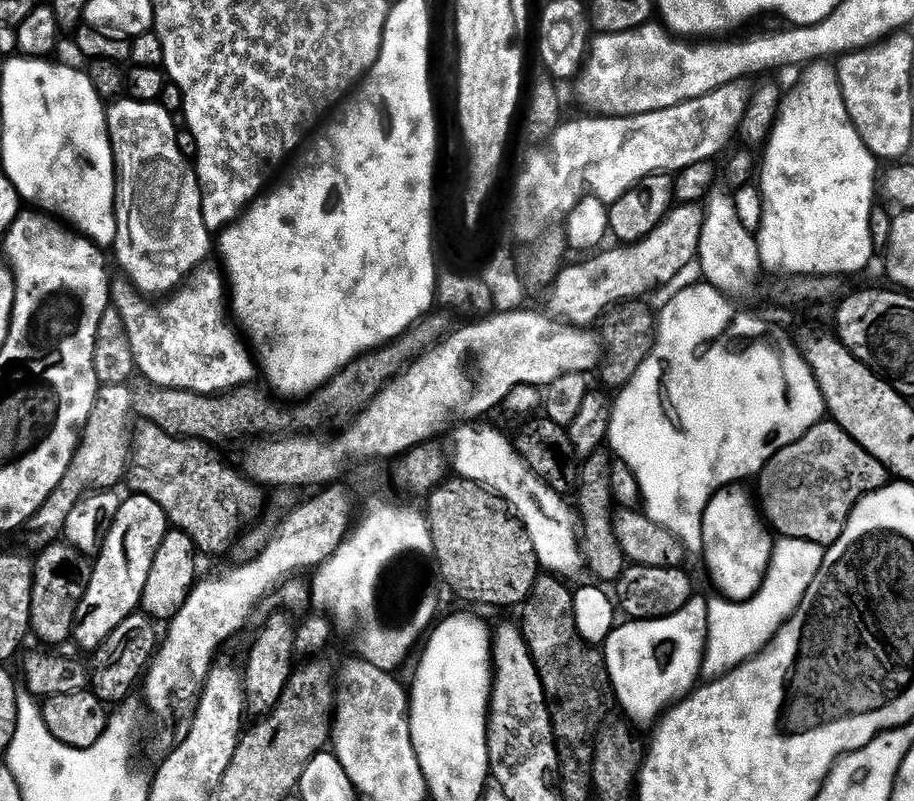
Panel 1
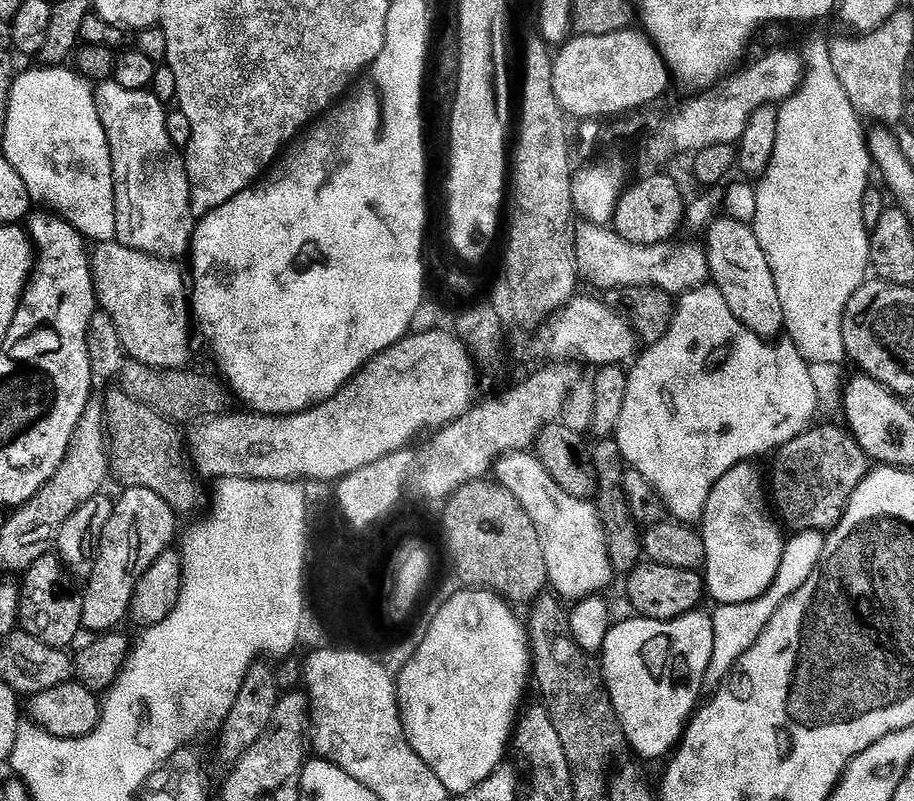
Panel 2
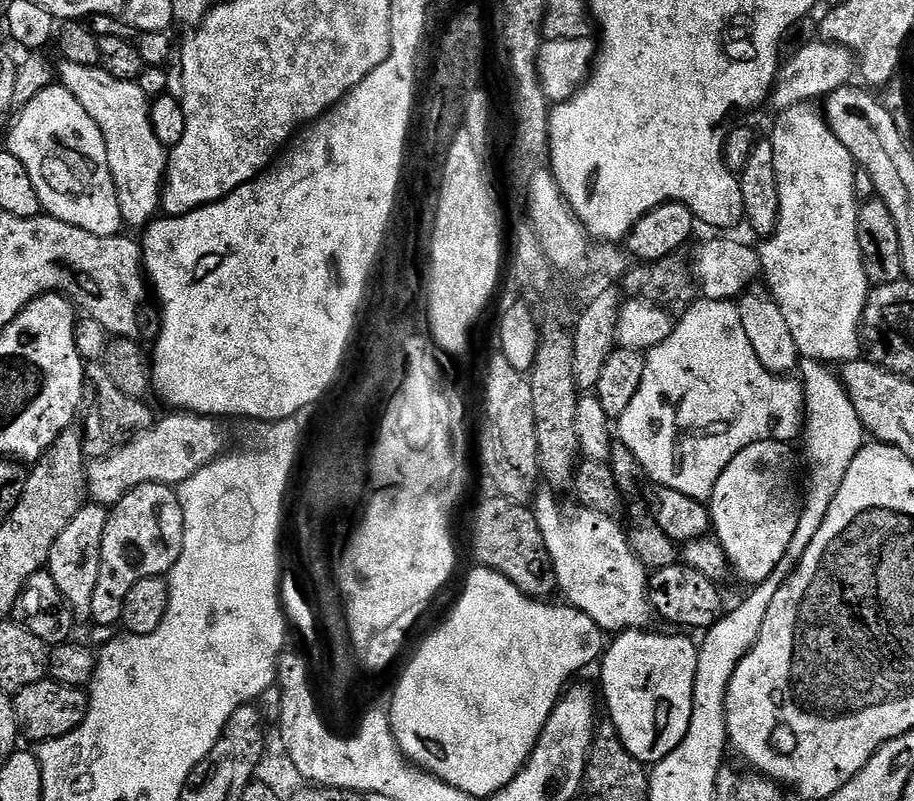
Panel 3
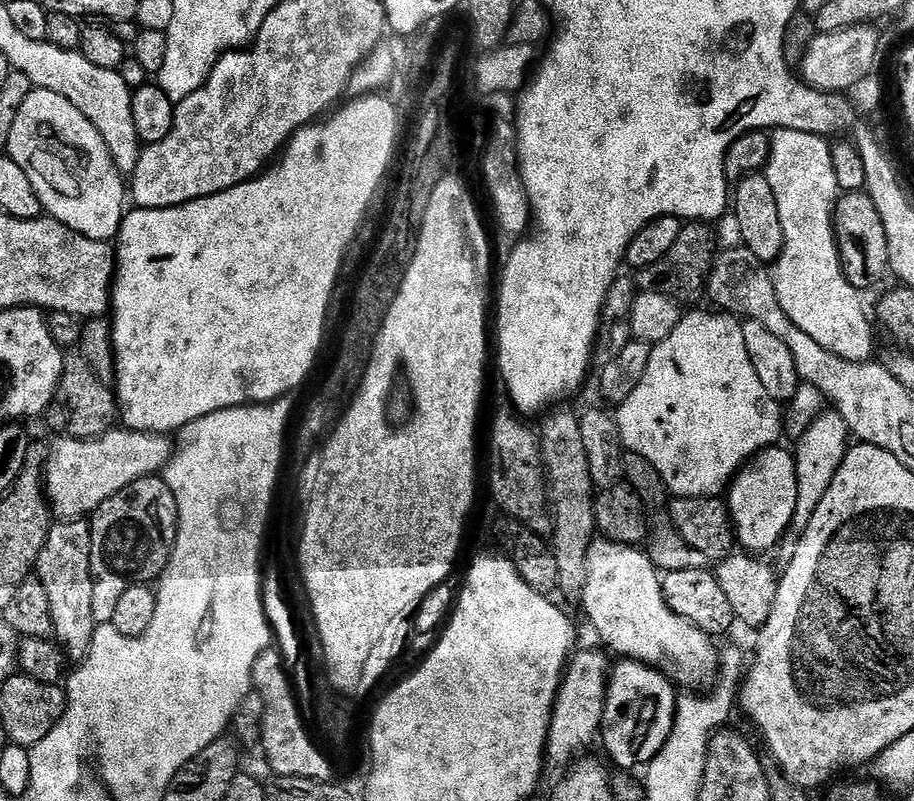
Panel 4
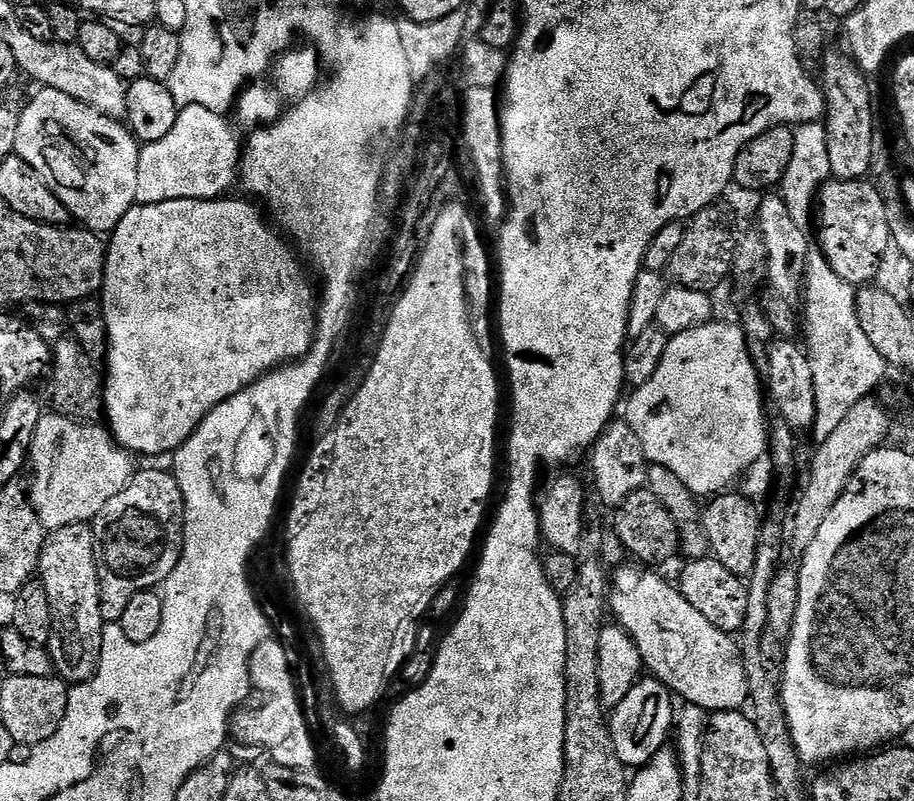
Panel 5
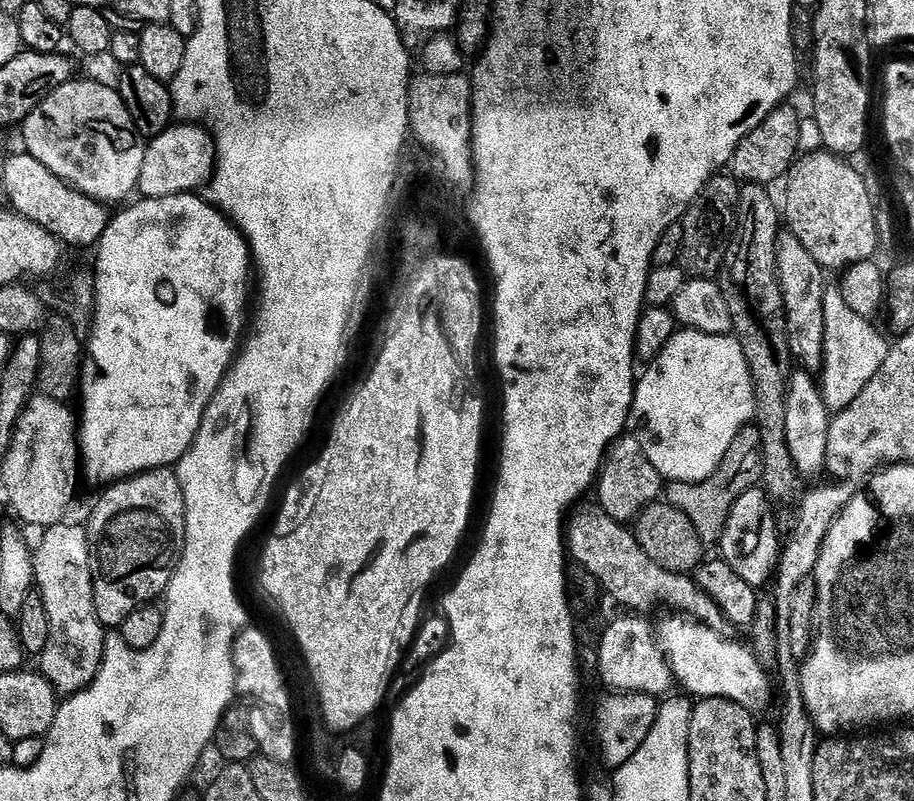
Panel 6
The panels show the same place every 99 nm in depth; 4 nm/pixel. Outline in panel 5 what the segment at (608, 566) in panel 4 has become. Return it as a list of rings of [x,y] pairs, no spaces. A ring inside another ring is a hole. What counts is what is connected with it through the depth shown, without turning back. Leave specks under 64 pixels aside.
[[[629,565],[617,567],[615,576],[611,577],[608,608],[617,619],[617,625],[633,640],[643,667],[649,669],[669,693],[684,698],[687,705],[696,706],[705,713],[743,709],[749,701],[747,680],[733,637],[711,625],[673,583],[668,584],[652,573],[655,571]]]

